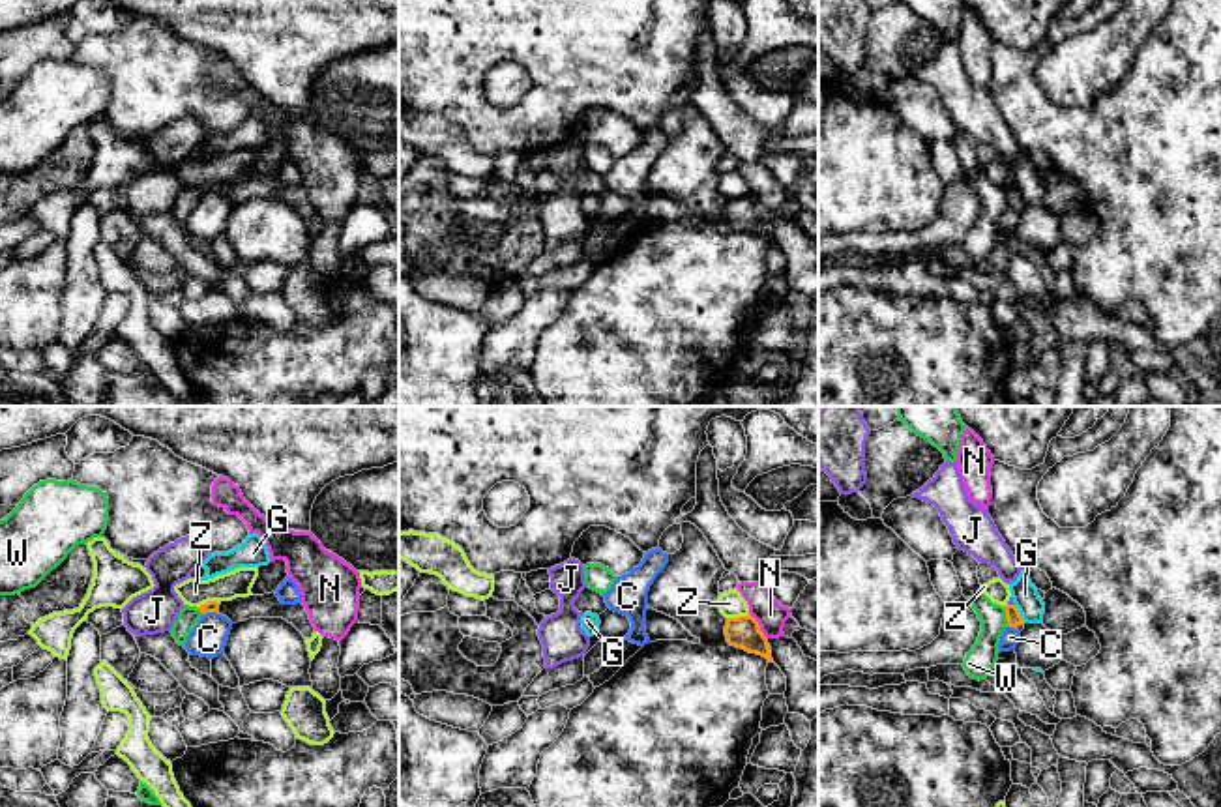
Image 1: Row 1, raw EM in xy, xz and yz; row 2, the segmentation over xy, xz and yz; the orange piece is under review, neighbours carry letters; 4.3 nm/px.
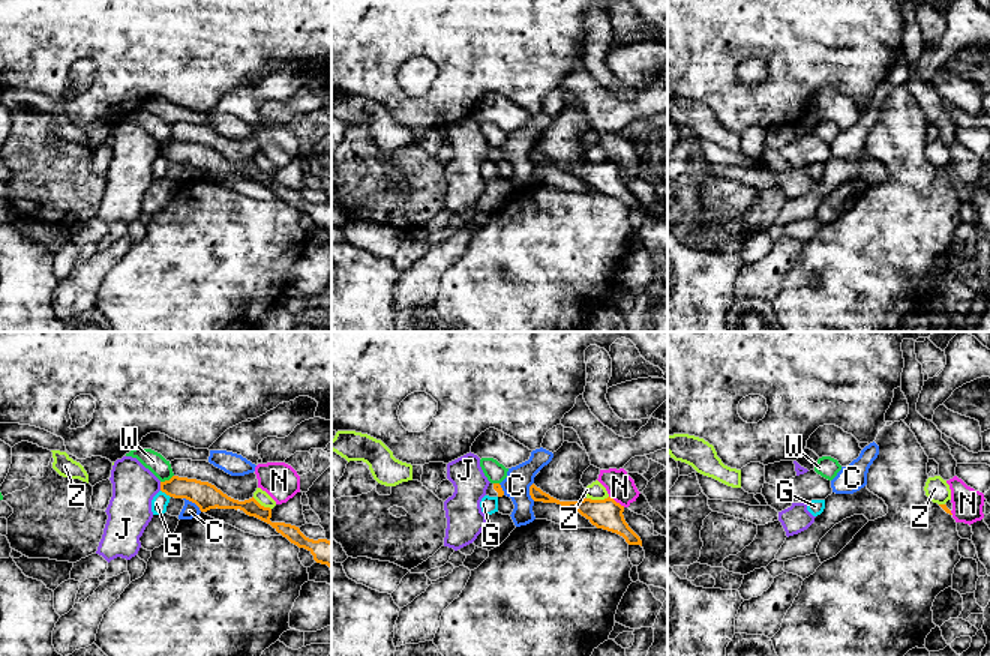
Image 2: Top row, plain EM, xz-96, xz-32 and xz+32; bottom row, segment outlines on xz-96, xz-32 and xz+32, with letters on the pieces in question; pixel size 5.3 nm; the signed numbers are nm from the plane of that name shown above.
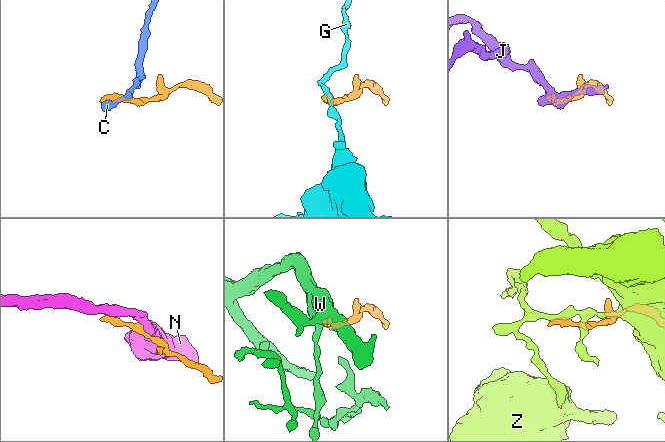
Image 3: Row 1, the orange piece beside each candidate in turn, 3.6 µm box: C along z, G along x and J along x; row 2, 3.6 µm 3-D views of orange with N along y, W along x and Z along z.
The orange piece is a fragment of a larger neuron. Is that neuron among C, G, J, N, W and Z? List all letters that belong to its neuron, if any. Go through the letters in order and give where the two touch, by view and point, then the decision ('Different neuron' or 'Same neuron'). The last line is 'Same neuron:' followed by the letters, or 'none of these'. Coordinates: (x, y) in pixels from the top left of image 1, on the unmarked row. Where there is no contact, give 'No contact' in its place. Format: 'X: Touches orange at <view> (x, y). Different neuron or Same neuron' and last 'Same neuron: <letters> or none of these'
C: Touches orange at xy (210, 191). Different neuron
G: Touches orange at yz (1019, 195). Different neuron
J: Touches orange at yz (1012, 186). Different neuron
N: Touches orange at xz (759, 206). Different neuron
W: Touches orange at yz (1006, 197). Different neuron
Z: Touches orange at xy (208, 182). Different neuron
Same neuron: none of these

